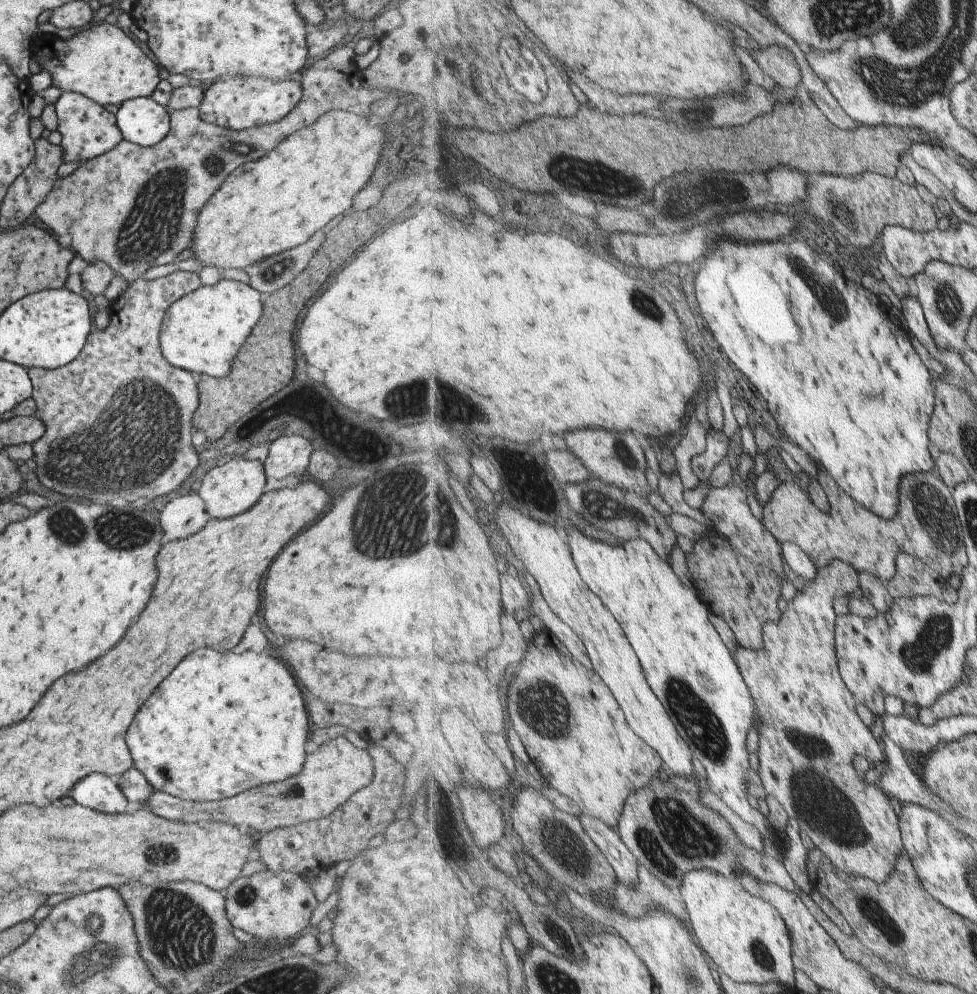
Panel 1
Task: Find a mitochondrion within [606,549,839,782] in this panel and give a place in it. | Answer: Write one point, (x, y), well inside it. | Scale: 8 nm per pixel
(699, 724)

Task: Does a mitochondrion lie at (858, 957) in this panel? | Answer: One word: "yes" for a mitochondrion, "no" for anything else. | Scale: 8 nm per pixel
no

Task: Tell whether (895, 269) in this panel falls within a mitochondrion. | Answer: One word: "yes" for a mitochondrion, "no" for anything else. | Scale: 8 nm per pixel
no

